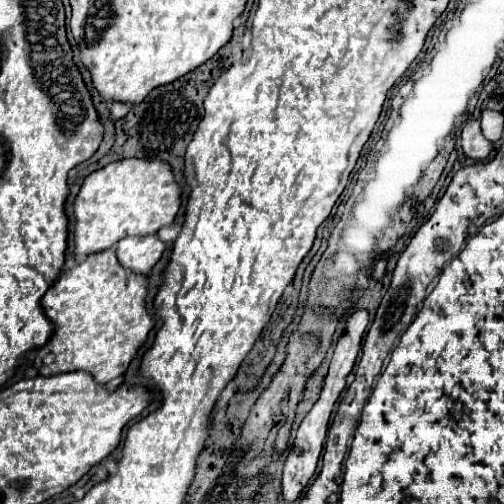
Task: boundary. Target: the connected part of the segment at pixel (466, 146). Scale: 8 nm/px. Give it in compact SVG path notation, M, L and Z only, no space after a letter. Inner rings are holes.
M471 118L463 132L461 132L461 144L463 144L463 152L467 158L471 160L485 160L491 152L491 142L483 136L481 128L479 128L479 120Z

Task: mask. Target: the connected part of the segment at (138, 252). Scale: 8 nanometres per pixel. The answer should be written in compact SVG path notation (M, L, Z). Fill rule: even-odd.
M157 234L151 236L129 236L117 244L117 258L125 268L133 272L147 274L151 266L159 262L165 252L165 244L159 240Z

